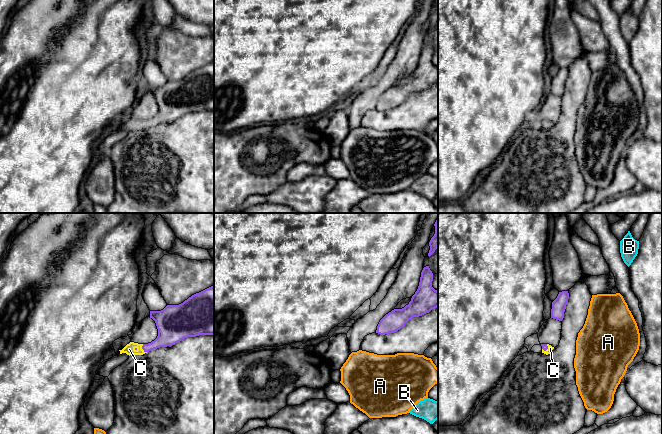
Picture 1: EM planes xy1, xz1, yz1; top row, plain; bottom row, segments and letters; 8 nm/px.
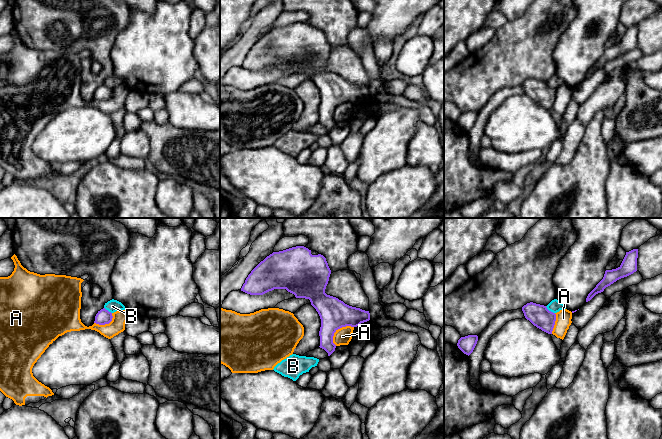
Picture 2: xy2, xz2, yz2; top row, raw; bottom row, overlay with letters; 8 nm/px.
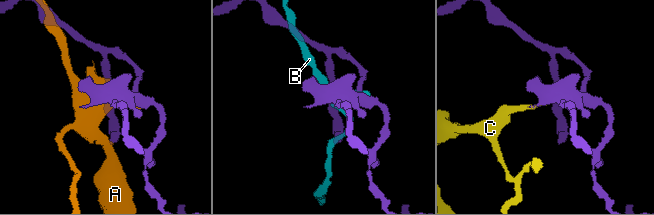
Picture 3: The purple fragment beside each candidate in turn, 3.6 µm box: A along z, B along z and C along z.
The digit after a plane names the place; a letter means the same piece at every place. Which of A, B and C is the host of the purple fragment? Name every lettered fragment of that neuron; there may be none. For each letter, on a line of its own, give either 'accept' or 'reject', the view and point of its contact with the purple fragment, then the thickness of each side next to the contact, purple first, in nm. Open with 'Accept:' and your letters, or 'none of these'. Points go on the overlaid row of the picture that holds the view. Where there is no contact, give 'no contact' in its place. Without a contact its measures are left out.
Accept: C
A: reject | xz2 (339, 328) | 240/140 nm
B: reject | yz2 (550, 311) | 170/100 nm
C: accept | xy1 (142, 348) | 190/90 nm

